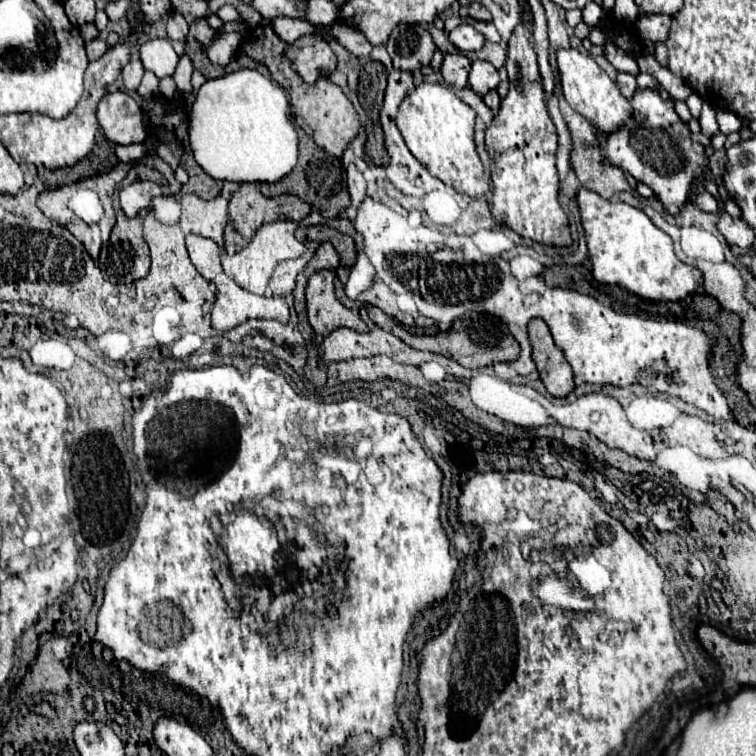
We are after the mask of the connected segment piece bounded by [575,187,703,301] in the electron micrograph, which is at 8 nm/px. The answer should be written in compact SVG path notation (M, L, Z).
M583 187L577 191L575 199L581 211L595 281L619 285L643 299L653 301L679 301L701 285L701 271L681 263L675 257L671 237L657 229L643 211L621 201L611 203L595 191Z

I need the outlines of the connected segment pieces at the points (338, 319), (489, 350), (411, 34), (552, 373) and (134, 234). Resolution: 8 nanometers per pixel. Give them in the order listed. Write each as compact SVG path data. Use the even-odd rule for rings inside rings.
M317 271L309 277L307 285L307 315L309 325L319 335L329 335L337 327L349 327L359 333L367 333L367 325L351 309L343 307L333 289L333 271Z
M469 311L467 315L461 315L455 319L449 331L437 333L437 335L415 335L415 347L419 351L431 351L431 353L441 353L449 359L455 359L463 367L485 367L485 365L495 365L501 361L515 361L519 357L519 343L513 339L509 333L507 325L501 323L495 315L489 313L477 313Z
M397 25L385 43L395 69L415 71L429 65L435 43L423 25Z
M543 319L529 321L529 339L533 347L533 361L539 371L539 379L553 397L567 397L575 383L571 365L553 343L549 327Z
M113 195L113 207L117 211L117 223L111 231L111 239L109 243L101 249L101 257L99 257L99 267L103 271L103 277L109 281L109 283L115 283L115 285L127 285L127 283L133 283L137 279L143 279L147 273L149 273L149 265L151 265L151 259L149 259L149 247L143 239L143 213L139 213L137 217L129 219L121 207L119 207L119 197Z

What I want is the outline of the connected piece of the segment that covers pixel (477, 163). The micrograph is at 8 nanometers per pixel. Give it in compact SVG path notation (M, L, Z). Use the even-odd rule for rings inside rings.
M421 83L403 99L397 113L397 127L409 151L421 165L427 167L429 173L439 177L443 183L451 183L459 193L481 197L487 193L489 183L483 163L475 151L473 125L475 111L453 93L453 87L441 83Z

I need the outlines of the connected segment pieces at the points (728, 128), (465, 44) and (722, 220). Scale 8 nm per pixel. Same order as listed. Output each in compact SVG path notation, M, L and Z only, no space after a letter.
M717 111L716 117L720 131L724 135L729 135L730 133L739 131L742 128L741 118L731 111Z
M461 23L449 33L449 41L459 49L459 51L479 51L485 43L485 37L471 27L469 23Z
M721 213L717 227L725 237L725 241L729 243L729 247L749 249L755 245L755 233L743 219L733 219L727 213Z

